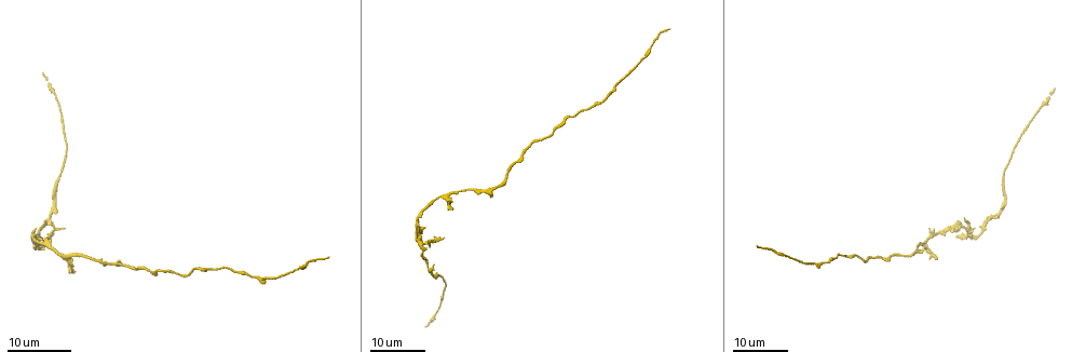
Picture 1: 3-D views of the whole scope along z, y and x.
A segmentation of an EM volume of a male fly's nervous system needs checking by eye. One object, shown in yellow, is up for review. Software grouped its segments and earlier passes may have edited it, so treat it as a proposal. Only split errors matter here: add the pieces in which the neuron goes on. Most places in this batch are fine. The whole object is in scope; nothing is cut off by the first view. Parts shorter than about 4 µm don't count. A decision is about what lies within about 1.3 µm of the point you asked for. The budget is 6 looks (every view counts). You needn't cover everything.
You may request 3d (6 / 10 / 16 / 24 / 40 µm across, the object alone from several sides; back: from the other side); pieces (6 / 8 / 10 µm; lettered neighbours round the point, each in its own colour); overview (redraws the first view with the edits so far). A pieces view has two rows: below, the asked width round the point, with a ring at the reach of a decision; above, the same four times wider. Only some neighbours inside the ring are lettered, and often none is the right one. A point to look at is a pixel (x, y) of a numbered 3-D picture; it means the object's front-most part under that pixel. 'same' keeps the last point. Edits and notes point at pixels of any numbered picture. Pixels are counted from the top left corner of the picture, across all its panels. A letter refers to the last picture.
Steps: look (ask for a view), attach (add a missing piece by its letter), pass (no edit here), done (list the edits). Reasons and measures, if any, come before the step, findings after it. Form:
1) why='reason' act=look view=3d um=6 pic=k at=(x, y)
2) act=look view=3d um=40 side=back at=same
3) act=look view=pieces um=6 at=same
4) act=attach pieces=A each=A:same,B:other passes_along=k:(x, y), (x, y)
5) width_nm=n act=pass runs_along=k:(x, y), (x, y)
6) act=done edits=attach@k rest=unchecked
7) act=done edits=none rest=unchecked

why='free end' act=look view=3d um=24 pic=1 at=(442, 237)

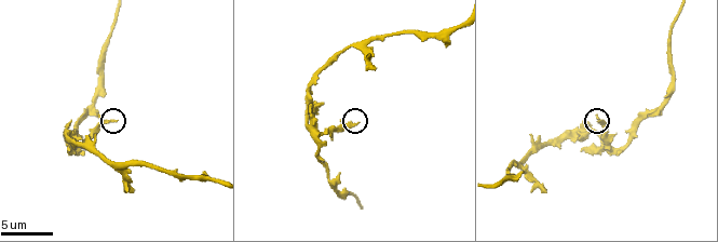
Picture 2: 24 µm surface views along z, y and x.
why='what lies round it' act=look view=pieces um=6 pic=2 at=(359, 121)

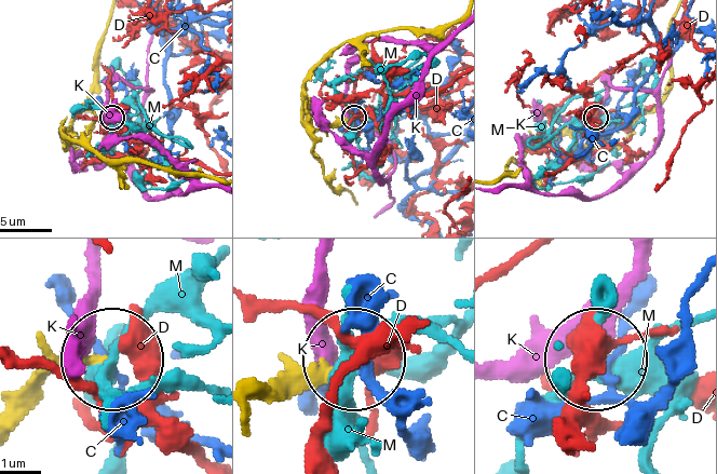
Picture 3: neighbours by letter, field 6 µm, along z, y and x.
act=pass each=C:other,D:other,K:other,M:other found='no lettered piece goes on from it'

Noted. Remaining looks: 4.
why='an open end' act=look view=pieces um=10 pic=2 at=(312, 107)

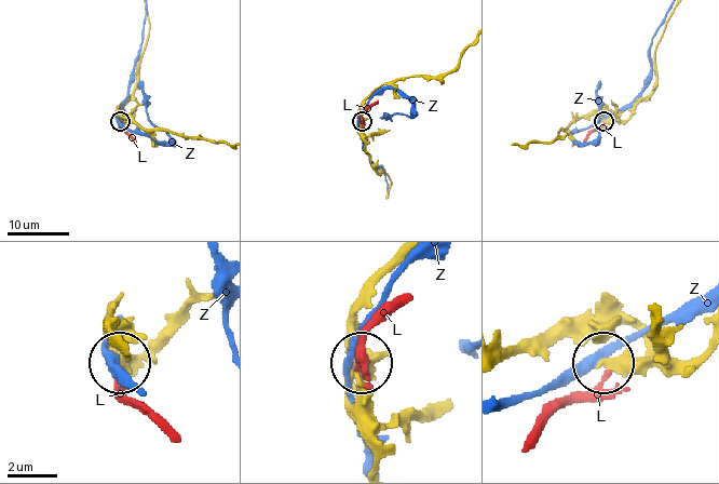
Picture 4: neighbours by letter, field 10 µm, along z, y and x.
width_nm=230 act=pass each=L:other,Z:other runs_along=4:(501, 362), (569, 328), (637, 328), (637, 358), (602, 360) found='no lettered piece goes on from it'

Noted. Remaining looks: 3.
why='free end' act=look view=pieces um=6 pic=2 at=(542, 191)

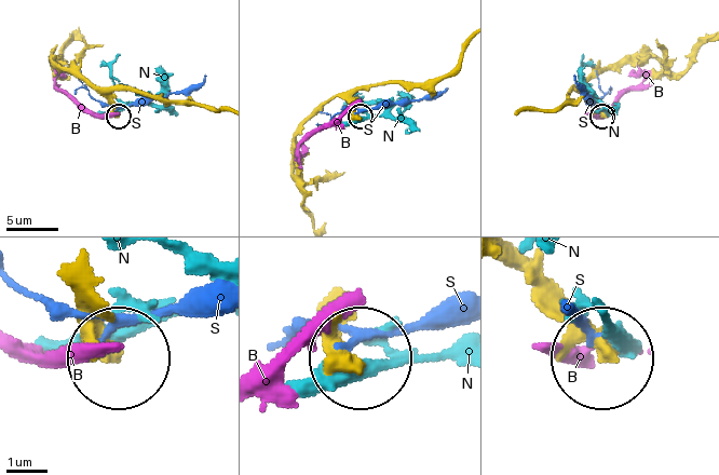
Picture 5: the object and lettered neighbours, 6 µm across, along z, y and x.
width_nm=390 act=pass each=B:other,N:other,S:other runs_along=5:(90, 307), (118, 355) found='no lettered piece goes on from it'

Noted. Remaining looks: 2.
act=done edits=none rest=unchecked

